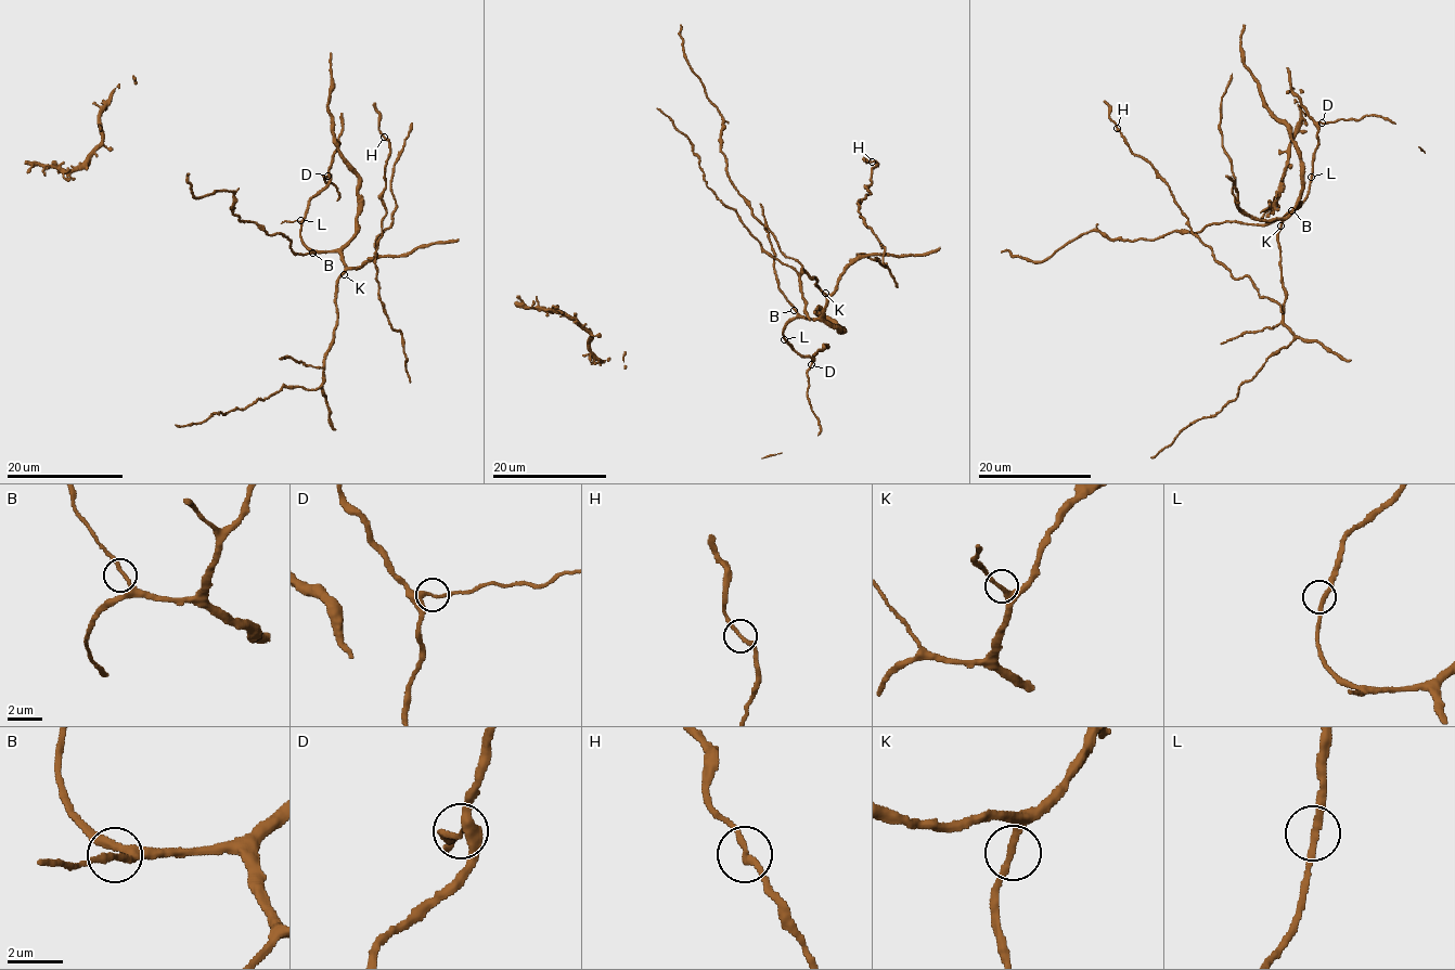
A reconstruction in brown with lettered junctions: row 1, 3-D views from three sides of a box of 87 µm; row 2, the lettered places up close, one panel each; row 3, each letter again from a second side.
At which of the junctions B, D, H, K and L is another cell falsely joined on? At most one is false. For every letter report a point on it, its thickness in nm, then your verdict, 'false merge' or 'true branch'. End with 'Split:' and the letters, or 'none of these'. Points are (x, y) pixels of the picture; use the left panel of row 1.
B: (312, 253) | 200 nm | true branch
D: (327, 176) | 240 nm | true branch
H: (384, 137) | 200 nm | true branch
K: (344, 274) | 240 nm | true branch
L: (300, 220) | 240 nm | true branch
Split: none of these

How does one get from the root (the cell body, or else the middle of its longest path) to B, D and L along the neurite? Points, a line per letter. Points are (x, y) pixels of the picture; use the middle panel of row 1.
B: (821, 313), (819, 318), (801, 318), (794, 310)
D: (821, 313), (819, 318), (792, 319), (783, 332), (787, 343), (800, 354), (811, 358), (811, 364)
L: (821, 313), (819, 318), (792, 319), (783, 332), (784, 339)

